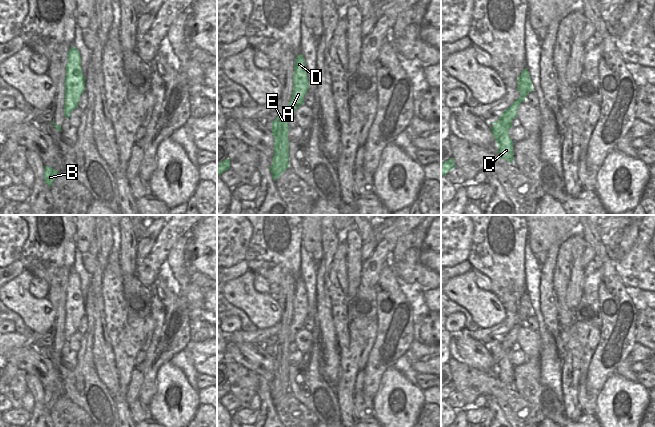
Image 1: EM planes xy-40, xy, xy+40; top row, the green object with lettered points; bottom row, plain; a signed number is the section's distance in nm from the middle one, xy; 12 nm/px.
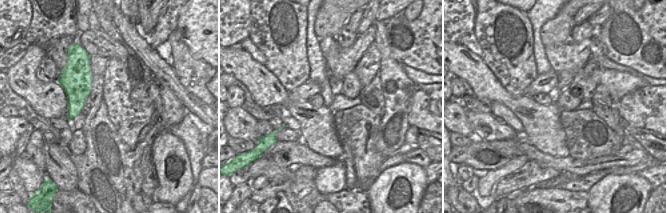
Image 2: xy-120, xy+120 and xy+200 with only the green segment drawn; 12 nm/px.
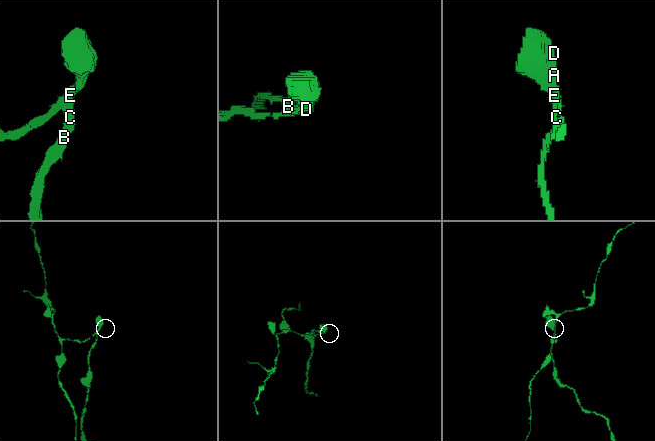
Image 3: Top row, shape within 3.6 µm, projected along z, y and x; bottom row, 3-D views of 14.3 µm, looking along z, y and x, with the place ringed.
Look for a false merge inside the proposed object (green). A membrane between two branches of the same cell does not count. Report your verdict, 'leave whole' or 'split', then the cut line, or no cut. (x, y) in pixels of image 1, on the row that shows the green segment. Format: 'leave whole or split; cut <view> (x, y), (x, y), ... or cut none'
split; cut xy+40 (497, 121), (497, 124), (503, 128), (497, 142)

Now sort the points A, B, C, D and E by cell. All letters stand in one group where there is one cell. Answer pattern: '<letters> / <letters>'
A D / B C E

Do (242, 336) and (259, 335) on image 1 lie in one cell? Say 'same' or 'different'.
same

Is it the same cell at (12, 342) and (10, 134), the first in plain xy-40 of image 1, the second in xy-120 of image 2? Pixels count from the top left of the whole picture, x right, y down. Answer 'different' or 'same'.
same

